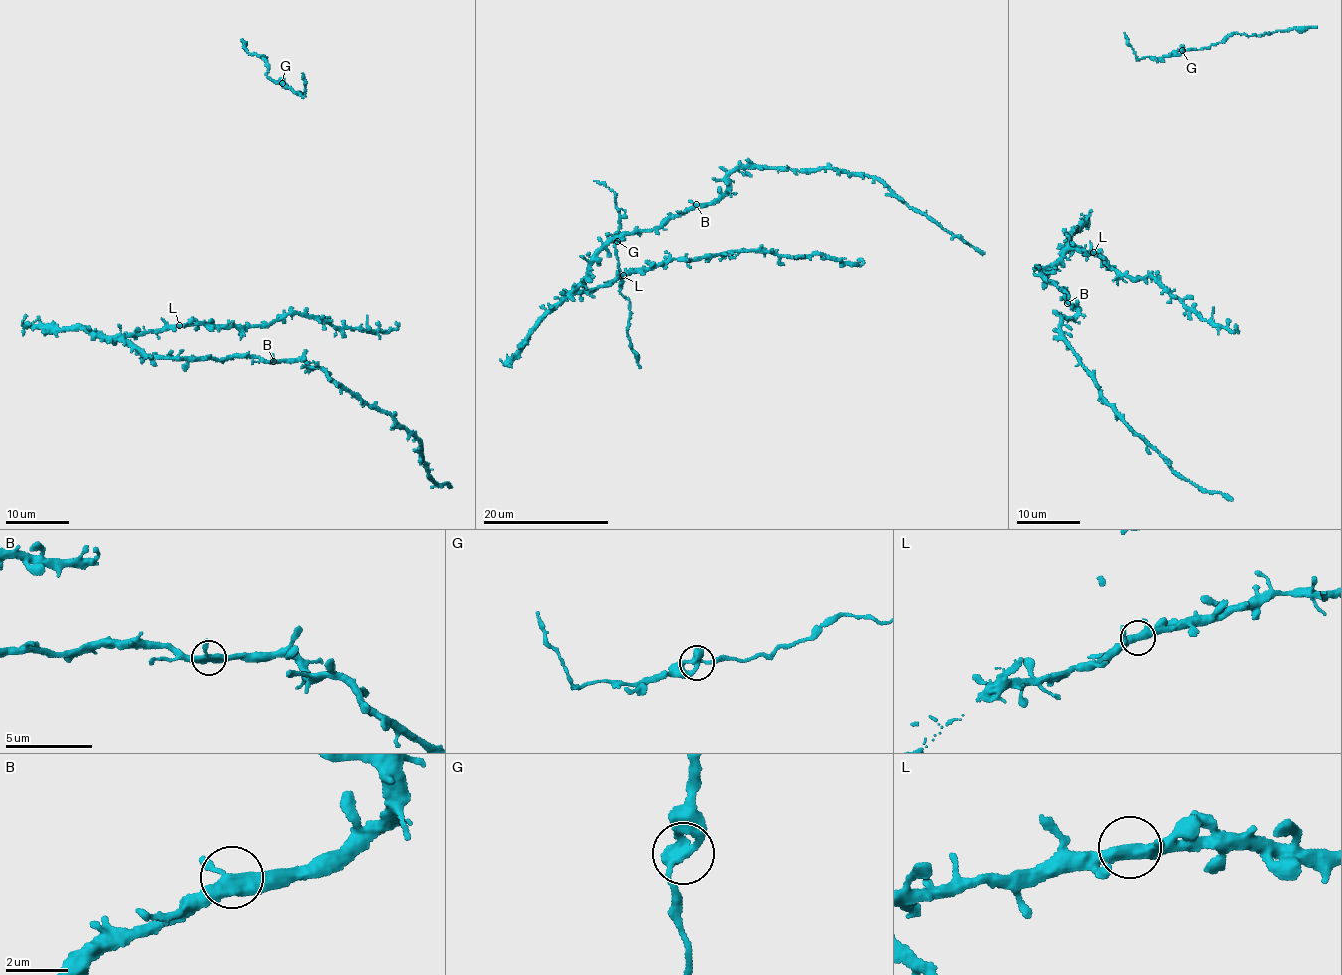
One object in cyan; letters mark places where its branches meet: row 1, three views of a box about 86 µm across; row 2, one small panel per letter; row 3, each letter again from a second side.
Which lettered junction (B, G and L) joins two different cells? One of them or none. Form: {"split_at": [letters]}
{"split_at": []}

